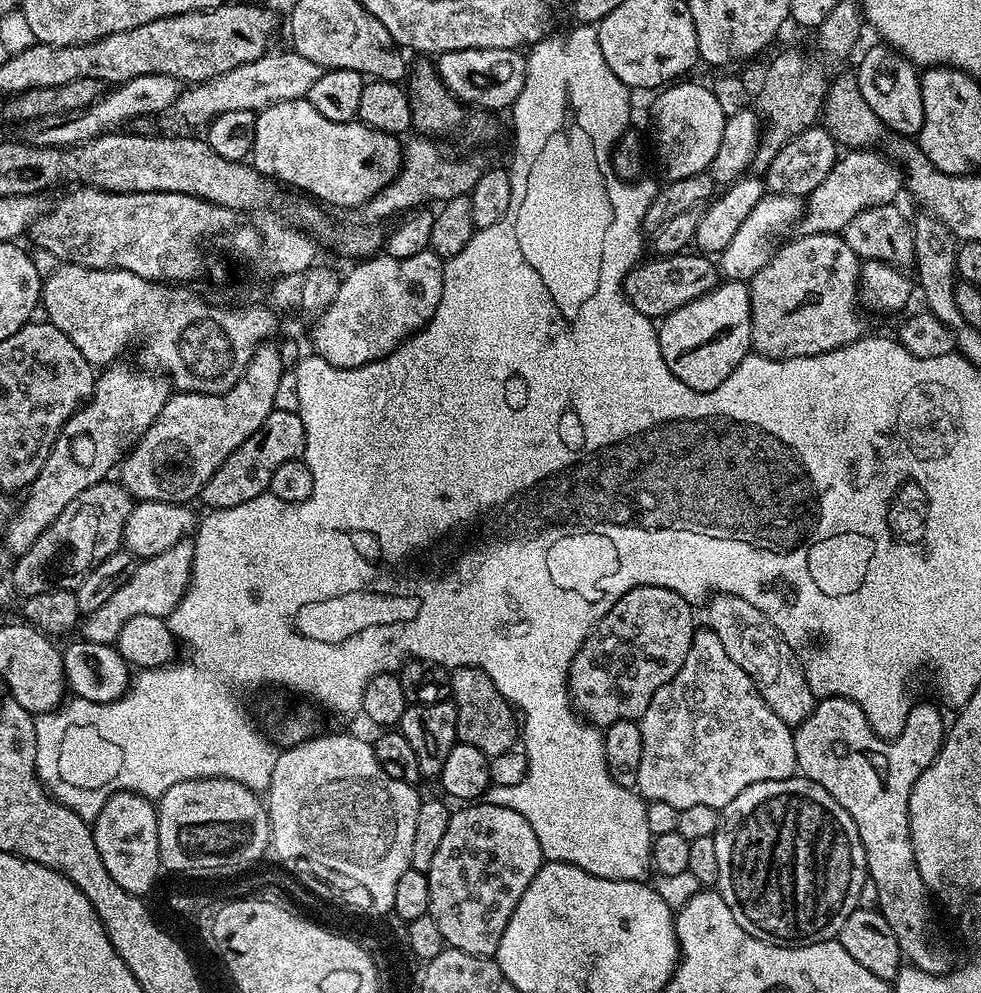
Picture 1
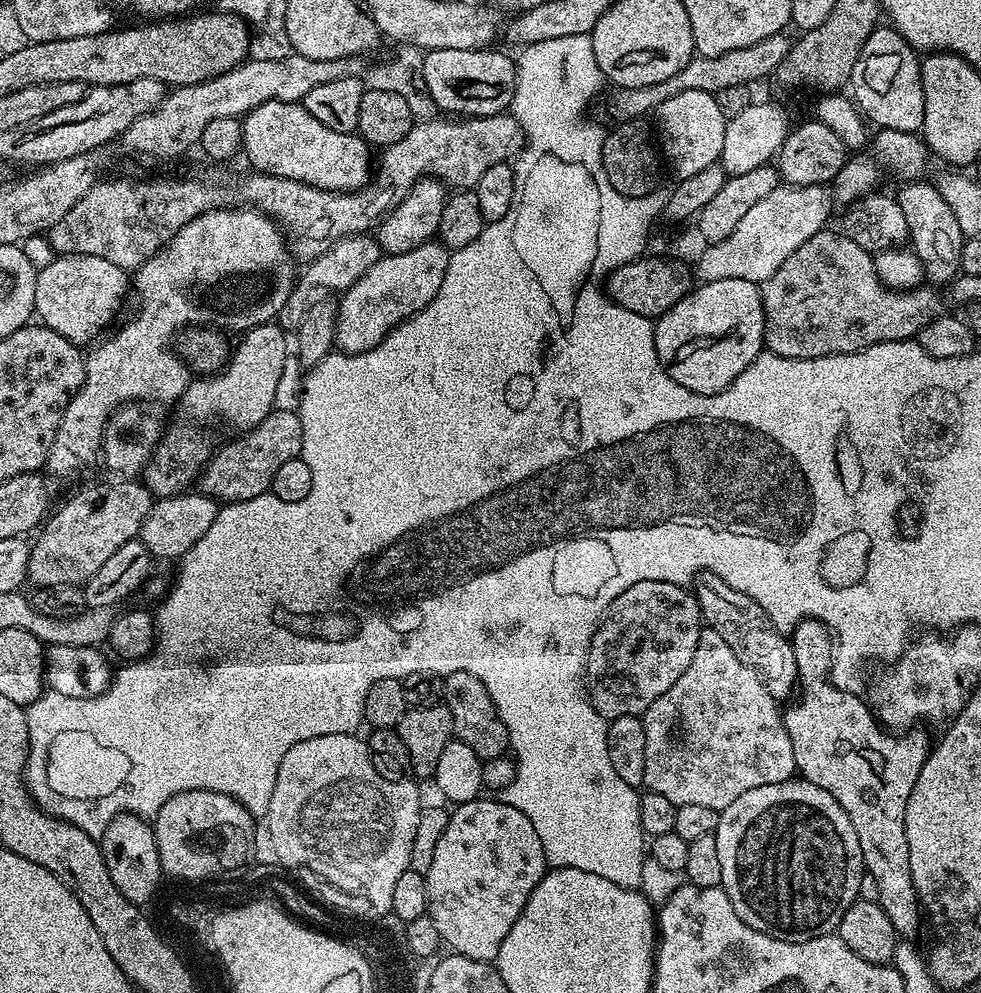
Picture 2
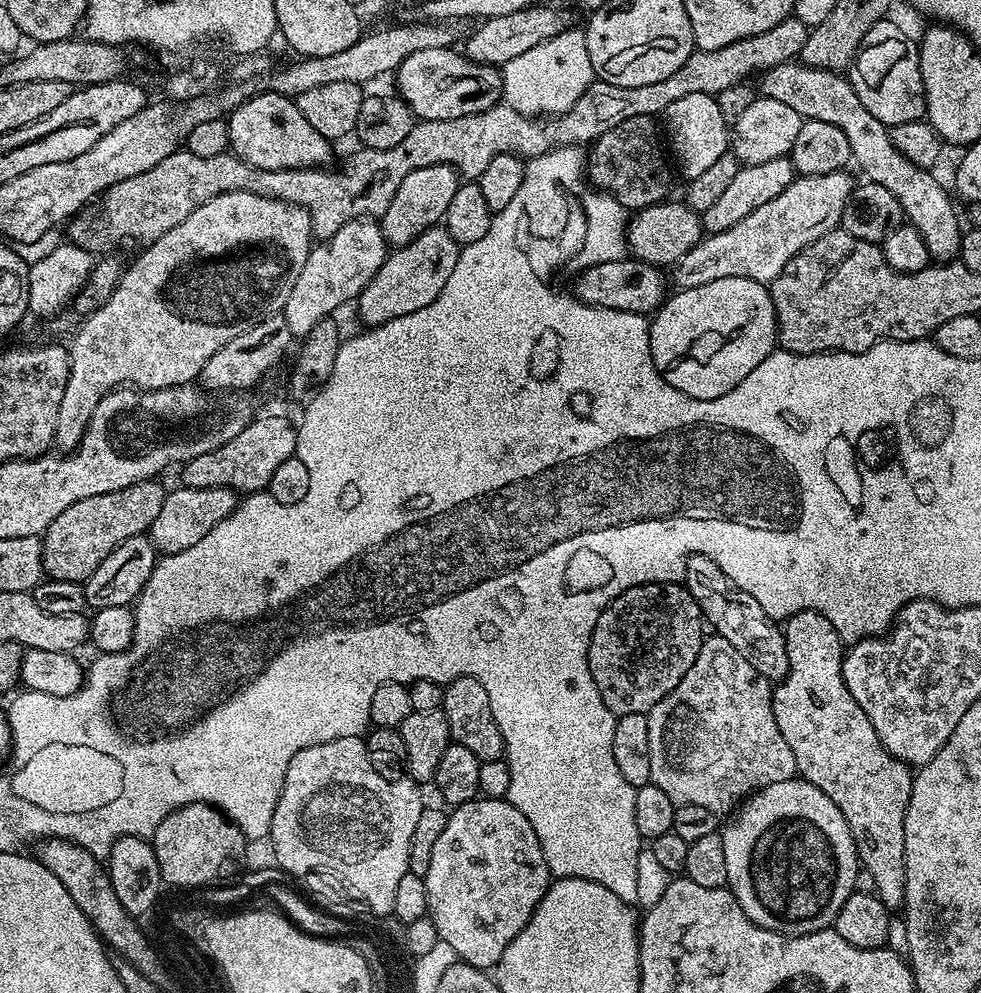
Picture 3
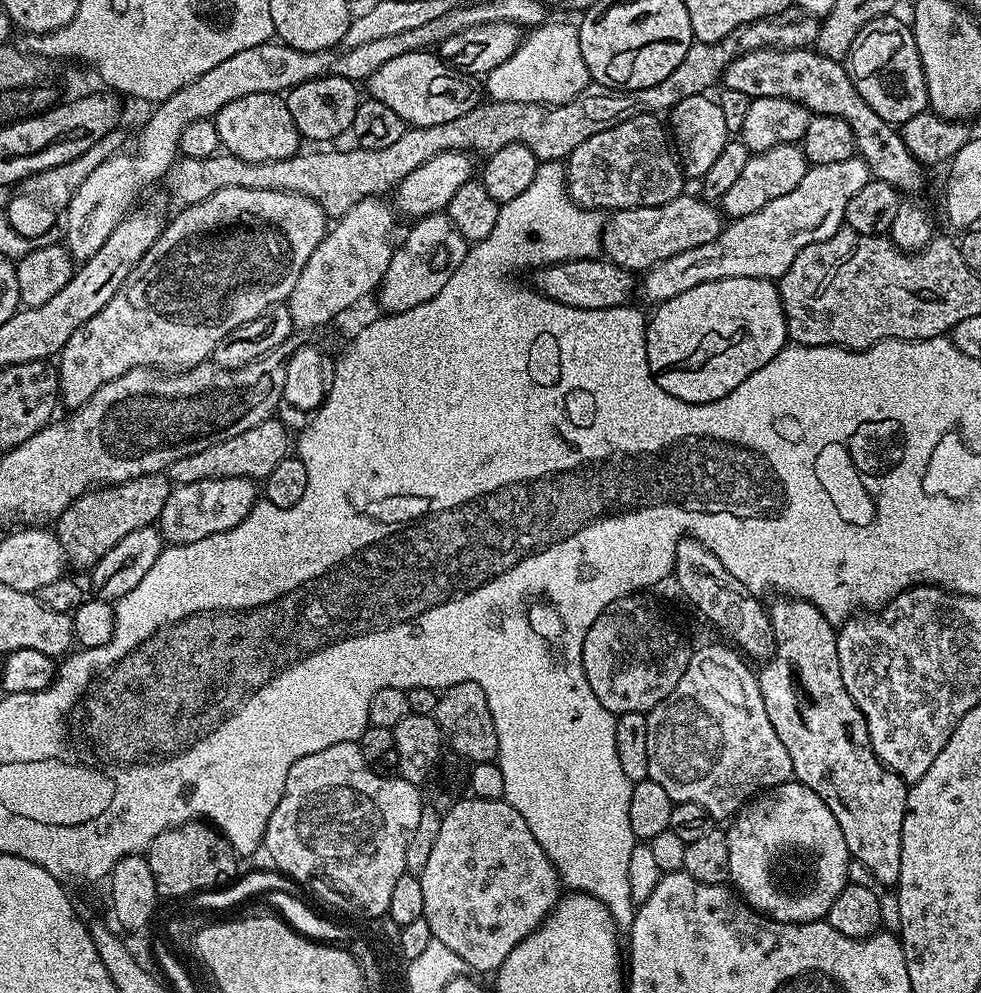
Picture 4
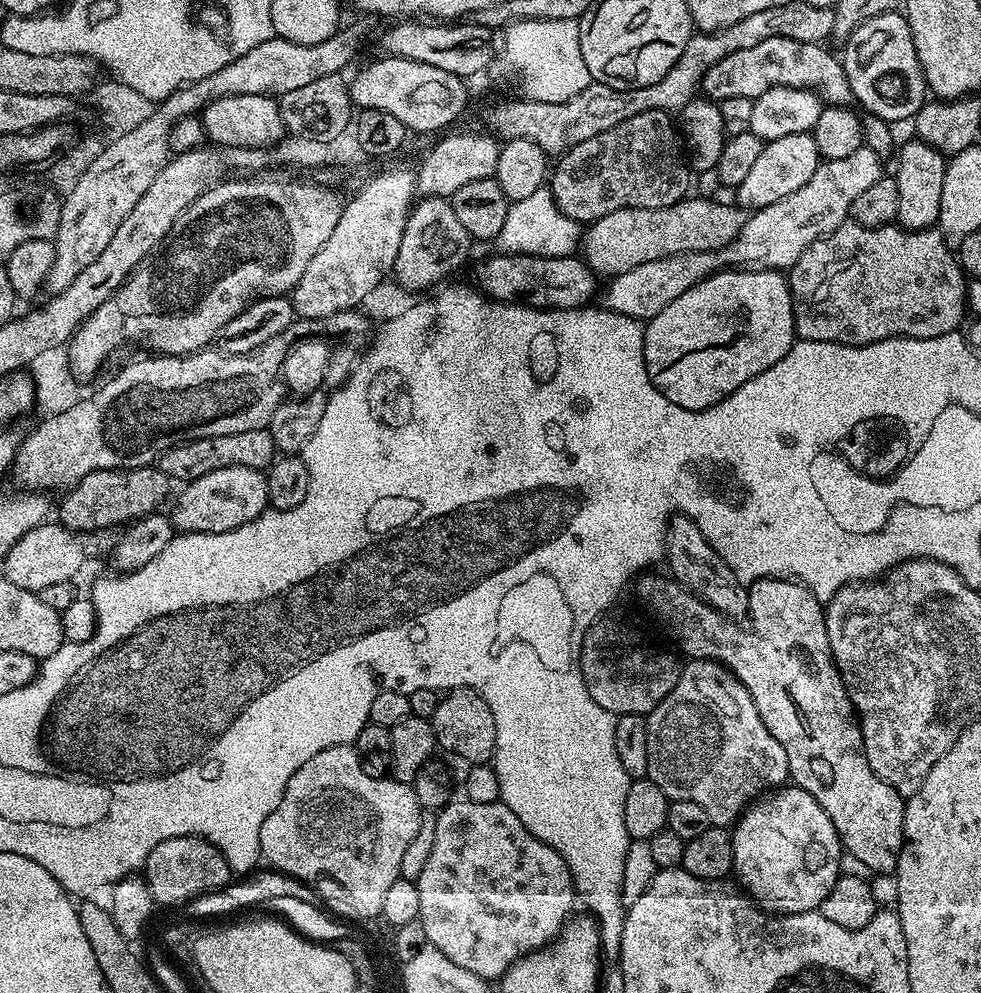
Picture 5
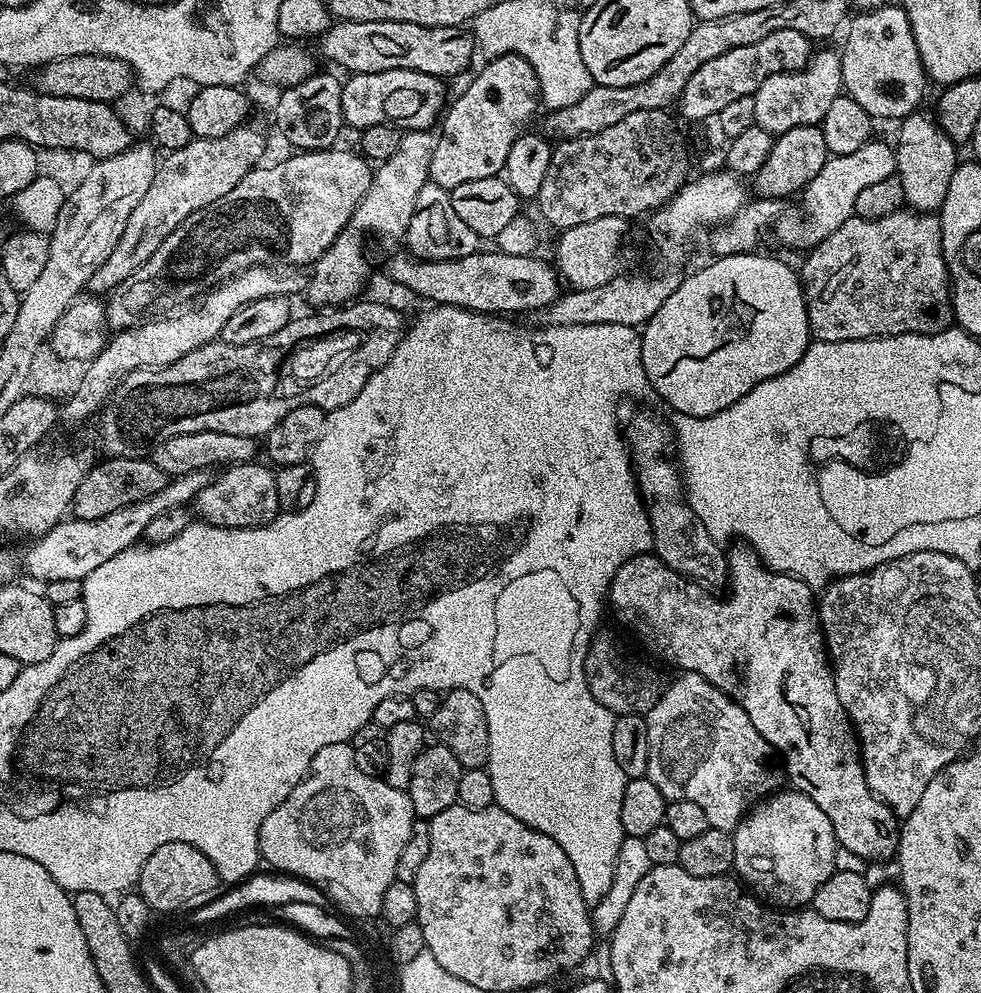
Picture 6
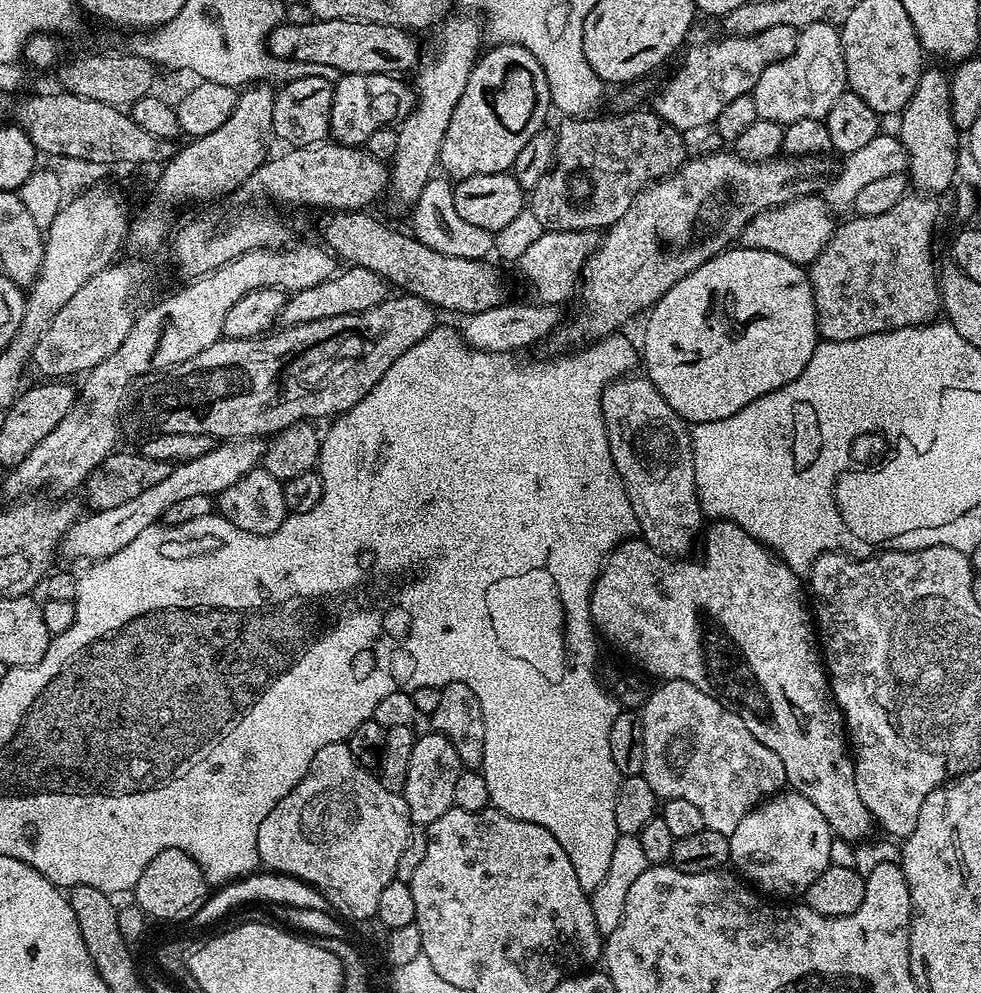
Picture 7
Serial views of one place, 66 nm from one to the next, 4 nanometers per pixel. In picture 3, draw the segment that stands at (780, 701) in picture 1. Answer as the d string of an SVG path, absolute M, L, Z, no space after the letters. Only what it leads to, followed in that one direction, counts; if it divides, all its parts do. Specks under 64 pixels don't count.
M689 556L684 563L684 579L682 581L694 602L698 602L700 612L704 616L707 627L717 636L724 636L750 666L757 668L764 677L770 682L779 682L788 673L788 651L781 625L775 620L771 620L718 566L705 556Z

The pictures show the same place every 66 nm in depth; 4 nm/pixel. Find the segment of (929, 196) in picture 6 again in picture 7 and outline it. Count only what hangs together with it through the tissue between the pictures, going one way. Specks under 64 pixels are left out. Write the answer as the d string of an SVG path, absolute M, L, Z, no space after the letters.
M932 66L925 67L920 73L918 86L910 102L898 116L898 135L906 146L910 184L913 189L924 194L941 194L957 183L955 180L956 171L960 168L960 152L962 156L962 132L956 127L950 110L951 86L952 81L947 71Z

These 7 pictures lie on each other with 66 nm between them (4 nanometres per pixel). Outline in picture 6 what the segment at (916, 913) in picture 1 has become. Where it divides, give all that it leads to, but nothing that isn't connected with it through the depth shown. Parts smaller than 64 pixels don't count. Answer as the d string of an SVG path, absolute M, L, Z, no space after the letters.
M743 542L737 543L737 545L737 548L731 549L729 547L726 552L732 593L725 600L719 600L718 597L711 596L708 593L711 591L705 585L695 580L690 580L674 570L670 570L670 566L666 566L654 554L645 554L642 556L631 556L618 570L618 574L614 574L612 584L608 587L607 603L610 605L610 608L616 611L616 616L622 623L629 624L638 635L644 636L645 642L650 647L657 648L676 667L676 670L696 672L702 678L706 678L706 682L710 682L715 688L721 688L733 702L738 706L742 706L742 710L746 710L746 718L750 718L750 722L754 722L754 730L758 730L758 734L762 734L762 738L766 738L766 742L770 742L773 752L782 757L782 768L786 773L787 783L789 780L792 783L789 785L795 791L806 794L806 798L810 798L810 802L815 802L818 805L818 810L822 810L822 814L826 814L826 818L830 818L830 826L834 830L836 843L839 847L846 850L854 850L854 854L858 854L866 862L891 861L895 857L897 846L900 844L901 821L892 809L887 808L872 793L870 786L866 782L864 763L860 760L860 741L856 735L856 729L852 726L852 720L848 717L847 710L844 709L842 702L838 698L838 690L834 686L830 661L826 655L824 634L820 630L820 613L814 589L798 578L787 576L785 572L773 572L771 568L763 567L760 563L760 557L757 556L752 548Z

